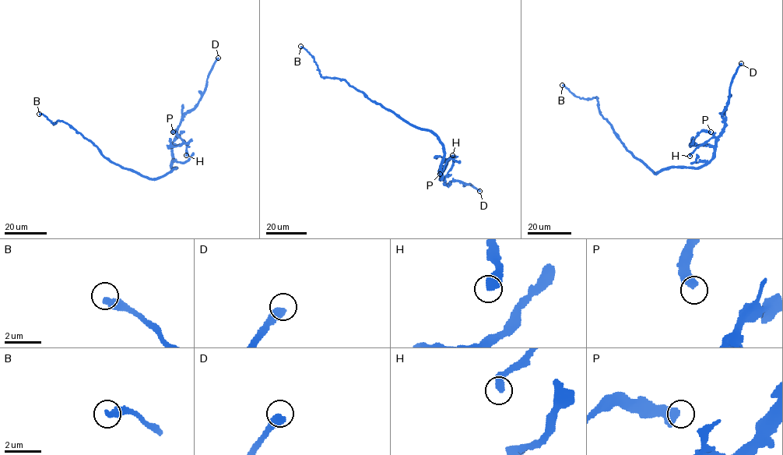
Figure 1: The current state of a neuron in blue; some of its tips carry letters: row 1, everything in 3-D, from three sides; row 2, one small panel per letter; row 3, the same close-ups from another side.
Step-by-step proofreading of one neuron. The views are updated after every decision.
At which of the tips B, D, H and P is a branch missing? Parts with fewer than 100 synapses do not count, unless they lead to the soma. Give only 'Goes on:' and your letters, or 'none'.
Goes on: D

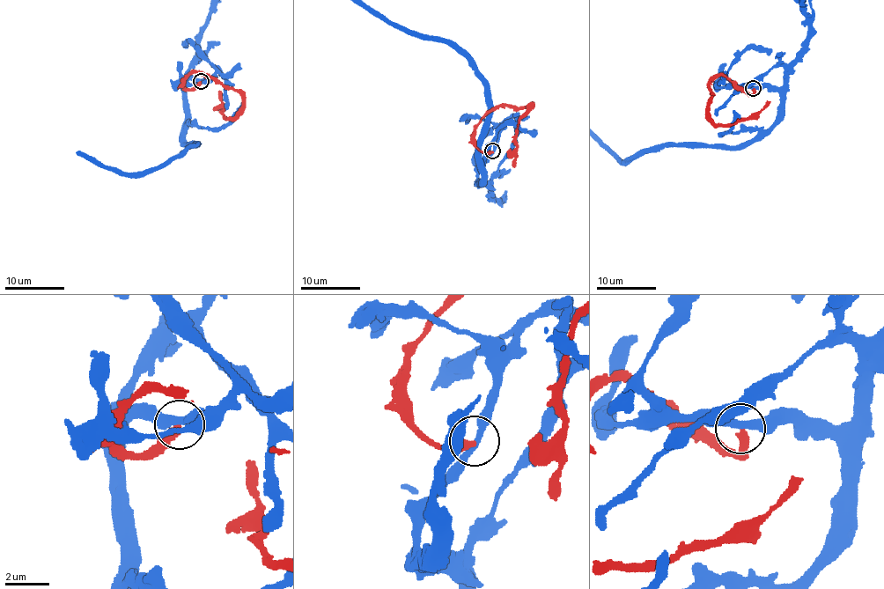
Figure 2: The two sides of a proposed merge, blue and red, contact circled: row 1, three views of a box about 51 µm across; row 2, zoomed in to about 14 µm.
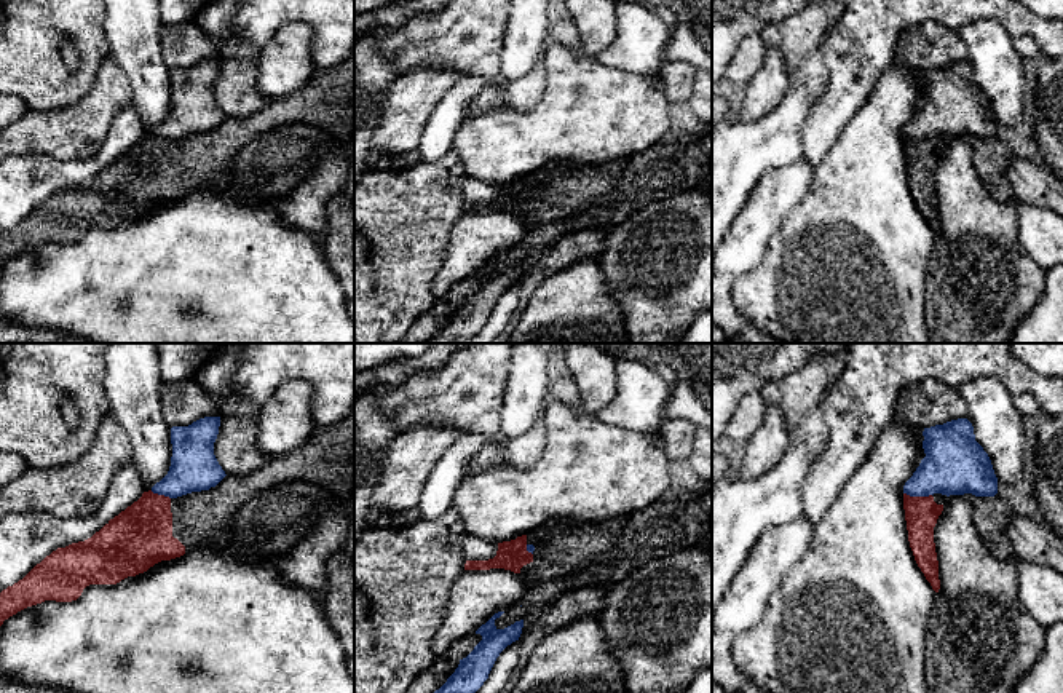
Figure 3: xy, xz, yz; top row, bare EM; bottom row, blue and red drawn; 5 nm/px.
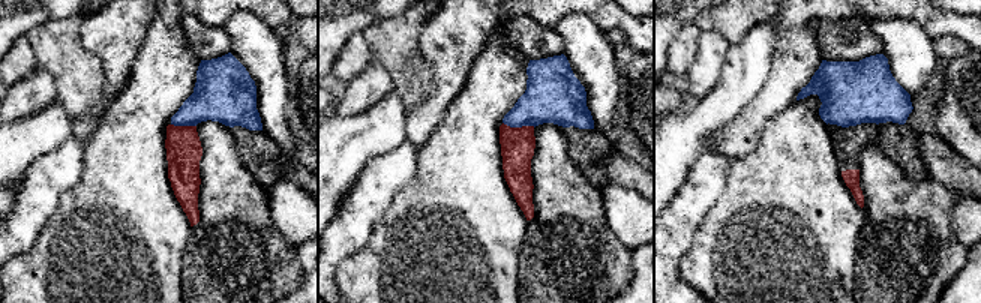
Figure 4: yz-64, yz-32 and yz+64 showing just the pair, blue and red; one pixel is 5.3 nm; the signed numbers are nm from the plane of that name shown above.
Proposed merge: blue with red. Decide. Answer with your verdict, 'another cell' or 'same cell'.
another cell

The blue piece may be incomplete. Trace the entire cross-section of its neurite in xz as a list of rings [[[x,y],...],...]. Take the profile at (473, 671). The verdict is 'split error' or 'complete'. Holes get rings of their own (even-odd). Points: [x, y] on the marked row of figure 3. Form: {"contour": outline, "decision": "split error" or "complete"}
{"contour": [[[495,613],[476,631],[476,634],[482,636],[482,640],[466,658],[460,659],[455,672],[434,693],[476,693],[484,685],[500,653],[519,640],[522,634],[524,620],[504,629],[495,626],[495,620],[503,613]]], "decision": "complete"}

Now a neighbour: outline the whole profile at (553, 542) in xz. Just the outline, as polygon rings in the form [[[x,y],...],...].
[[[629,514],[613,516],[603,521],[557,521],[546,524],[511,541],[498,543],[498,551],[488,560],[466,560],[464,570],[504,568],[532,581],[544,581],[575,573],[592,564],[607,546],[621,535]]]

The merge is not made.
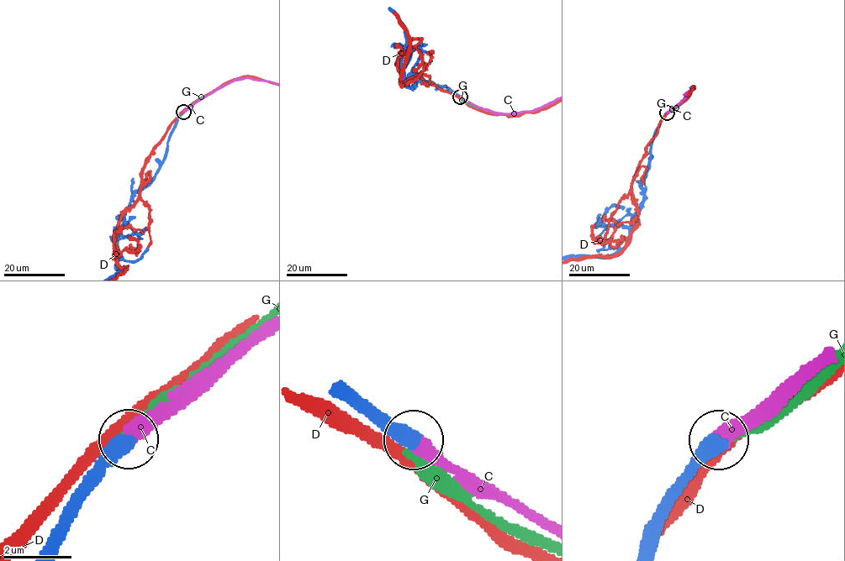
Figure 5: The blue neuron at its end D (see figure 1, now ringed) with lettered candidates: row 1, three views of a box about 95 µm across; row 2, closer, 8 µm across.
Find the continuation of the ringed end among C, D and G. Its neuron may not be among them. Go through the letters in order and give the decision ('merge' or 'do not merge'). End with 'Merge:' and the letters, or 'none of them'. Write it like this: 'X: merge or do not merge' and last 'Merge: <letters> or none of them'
C: merge
D: do not merge
G: do not merge
Merge: C

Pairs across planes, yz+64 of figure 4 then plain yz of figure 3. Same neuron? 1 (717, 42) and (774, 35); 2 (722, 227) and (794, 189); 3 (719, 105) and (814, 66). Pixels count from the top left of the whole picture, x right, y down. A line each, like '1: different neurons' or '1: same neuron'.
1: different neurons
2: different neurons
3: same neuron

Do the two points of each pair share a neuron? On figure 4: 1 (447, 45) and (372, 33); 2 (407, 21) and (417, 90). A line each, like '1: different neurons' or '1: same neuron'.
1: different neurons
2: same neuron

